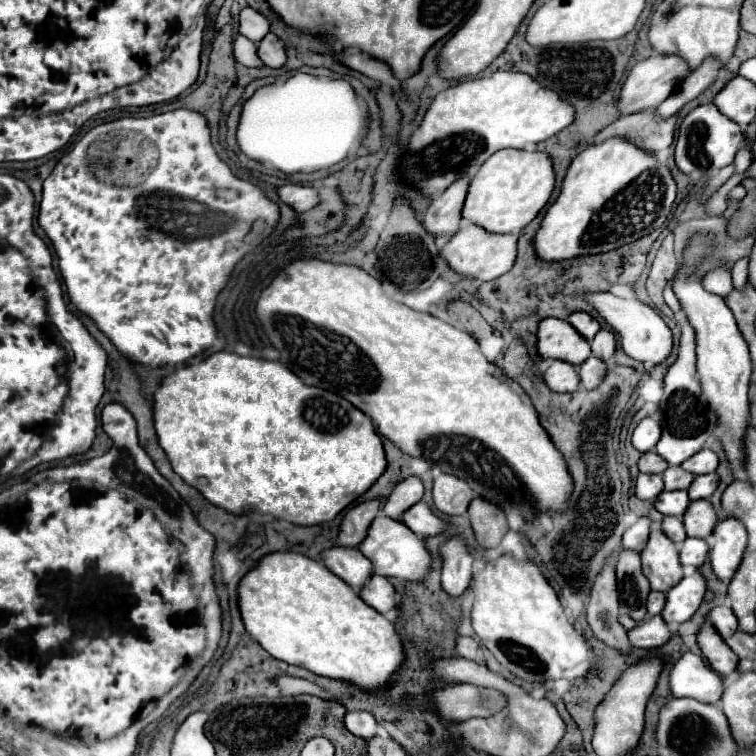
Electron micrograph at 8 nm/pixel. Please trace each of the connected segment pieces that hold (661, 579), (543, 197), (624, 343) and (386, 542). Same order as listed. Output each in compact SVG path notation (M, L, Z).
M661 529L651 531L649 541L641 551L641 565L653 591L665 593L683 579L677 545L673 545L671 539L665 539Z
M501 149L491 155L469 183L463 217L489 233L519 233L547 205L555 187L551 159L539 151Z
M609 291L585 293L583 299L613 327L613 331L617 331L617 335L621 335L621 347L629 357L647 365L659 365L669 357L673 349L673 335L655 309L641 303L639 299L621 299Z
M377 515L373 523L369 525L369 537L361 541L361 547L357 547L371 563L373 563L373 573L383 575L383 577L397 577L405 581L413 579L423 579L429 573L429 563L431 557L425 551L425 541L409 531L401 521L389 519L385 515Z

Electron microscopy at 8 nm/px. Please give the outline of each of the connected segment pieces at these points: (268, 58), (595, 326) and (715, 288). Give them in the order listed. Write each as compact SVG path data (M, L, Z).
M267 33L261 43L257 45L257 55L259 59L267 65L267 67L273 67L273 69L279 69L285 65L287 61L287 55L285 55L285 45L279 41L277 35L273 33Z
M573 313L573 315L567 317L567 321L569 321L569 323L579 331L579 335L583 335L587 341L591 341L591 339L595 337L595 333L601 329L599 323L597 323L591 315L587 315L587 313Z
M717 267L713 271L709 271L705 277L703 277L703 283L705 287L711 291L711 293L717 293L721 297L727 297L731 291L733 291L733 283L731 283L731 271L727 267Z

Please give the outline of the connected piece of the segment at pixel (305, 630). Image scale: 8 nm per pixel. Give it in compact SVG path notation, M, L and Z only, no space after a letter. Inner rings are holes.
M275 551L257 561L237 585L245 631L275 659L301 665L315 675L341 679L363 691L383 689L403 663L393 623L373 611L323 563L299 553Z

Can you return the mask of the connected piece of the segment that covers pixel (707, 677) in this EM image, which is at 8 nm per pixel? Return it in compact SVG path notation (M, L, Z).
M691 651L673 663L669 689L673 697L691 697L701 703L717 703L723 695L721 675Z

